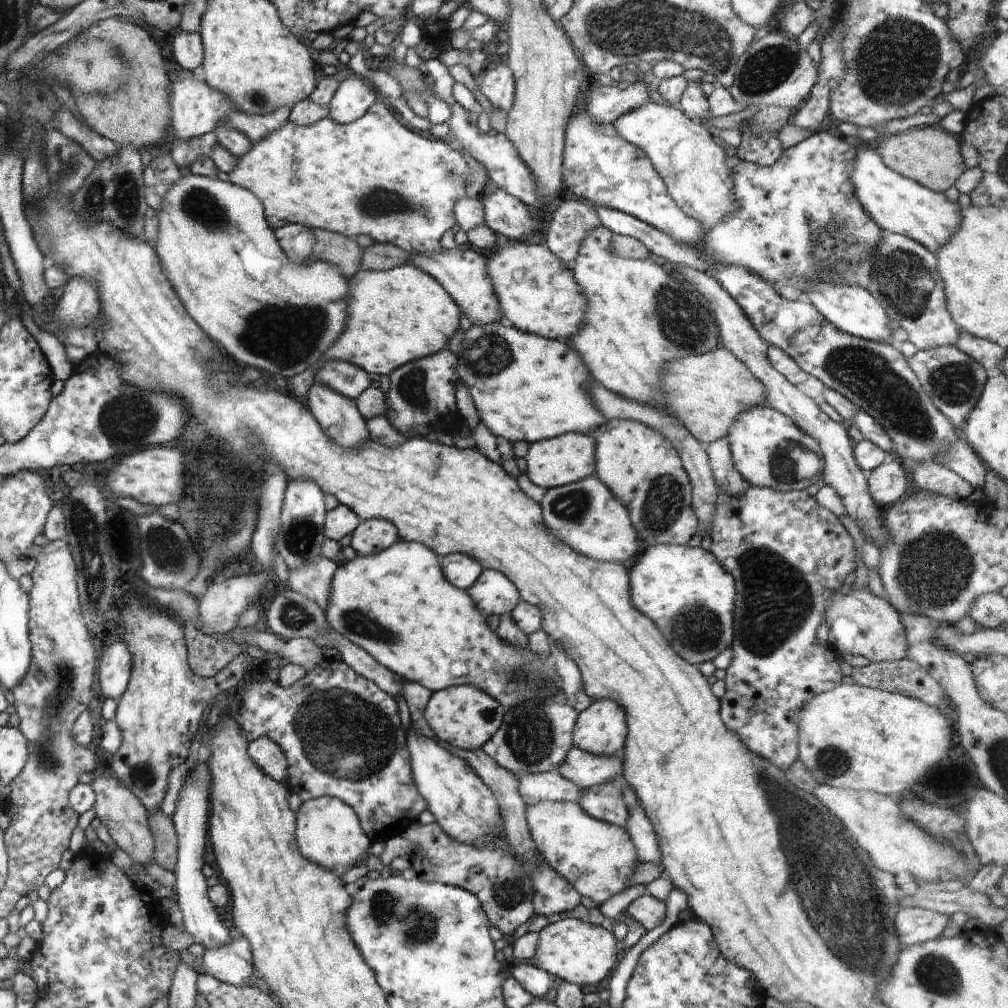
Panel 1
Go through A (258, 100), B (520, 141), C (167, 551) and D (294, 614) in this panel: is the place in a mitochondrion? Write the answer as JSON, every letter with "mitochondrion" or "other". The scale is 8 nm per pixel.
{"A":"mitochondrion","B":"other","C":"mitochondrion","D":"mitochondrion"}

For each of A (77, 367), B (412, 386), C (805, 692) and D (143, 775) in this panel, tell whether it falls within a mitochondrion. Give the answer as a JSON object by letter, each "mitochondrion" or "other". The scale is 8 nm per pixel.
{"A":"other","B":"mitochondrion","C":"other","D":"mitochondrion"}

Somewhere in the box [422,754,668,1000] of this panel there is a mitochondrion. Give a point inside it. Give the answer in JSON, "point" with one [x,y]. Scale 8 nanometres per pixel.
{"point":[507,890]}

